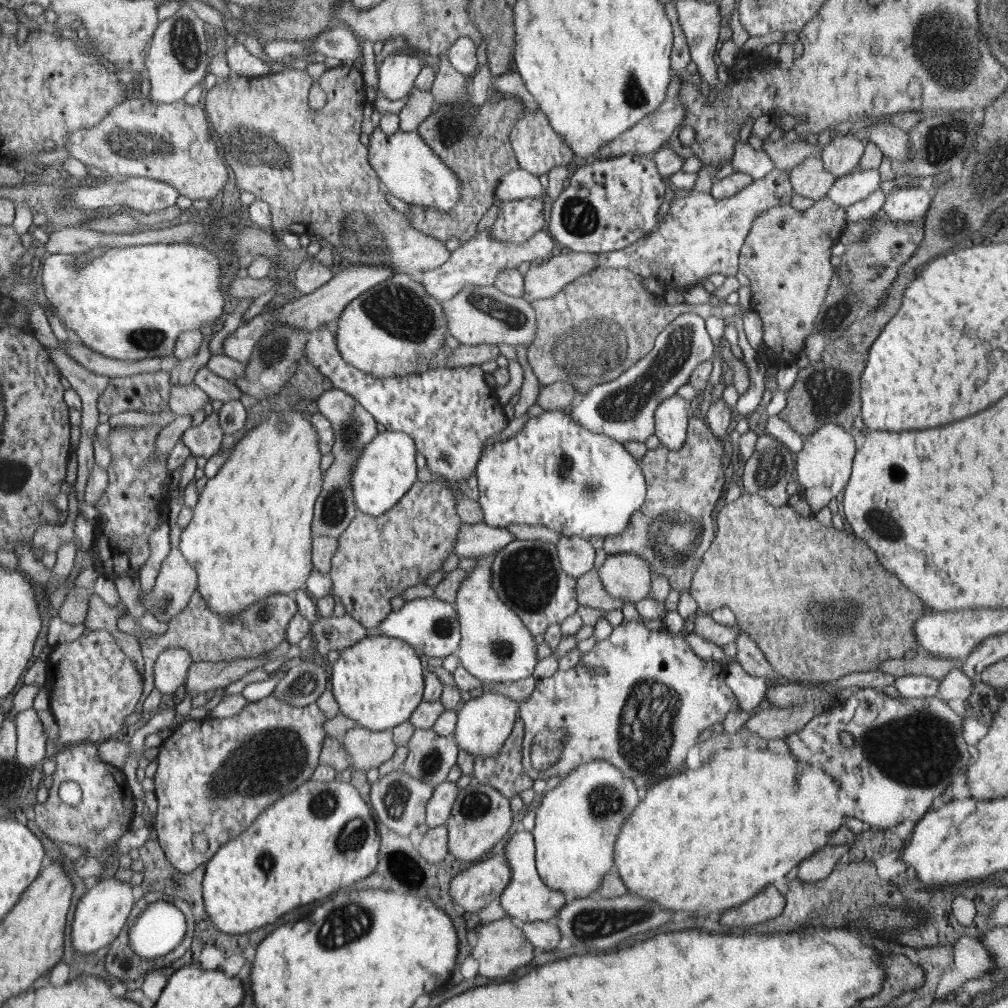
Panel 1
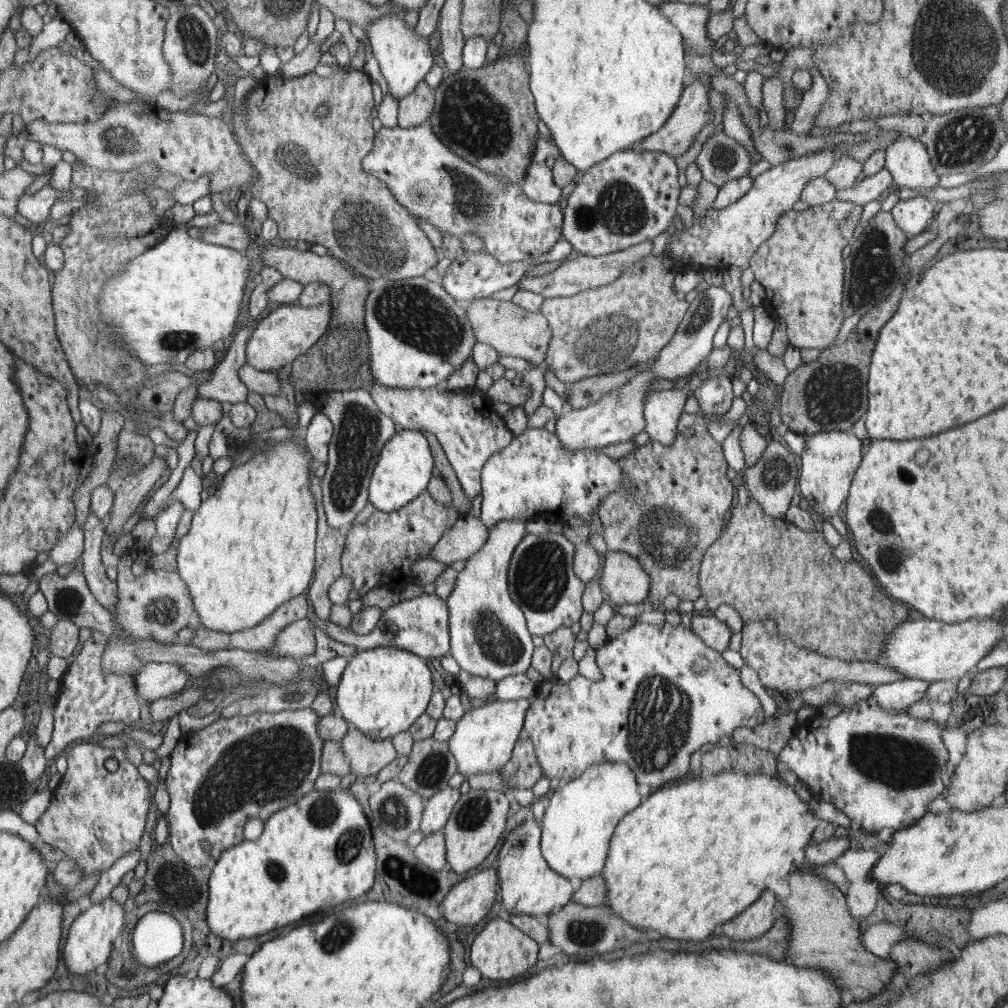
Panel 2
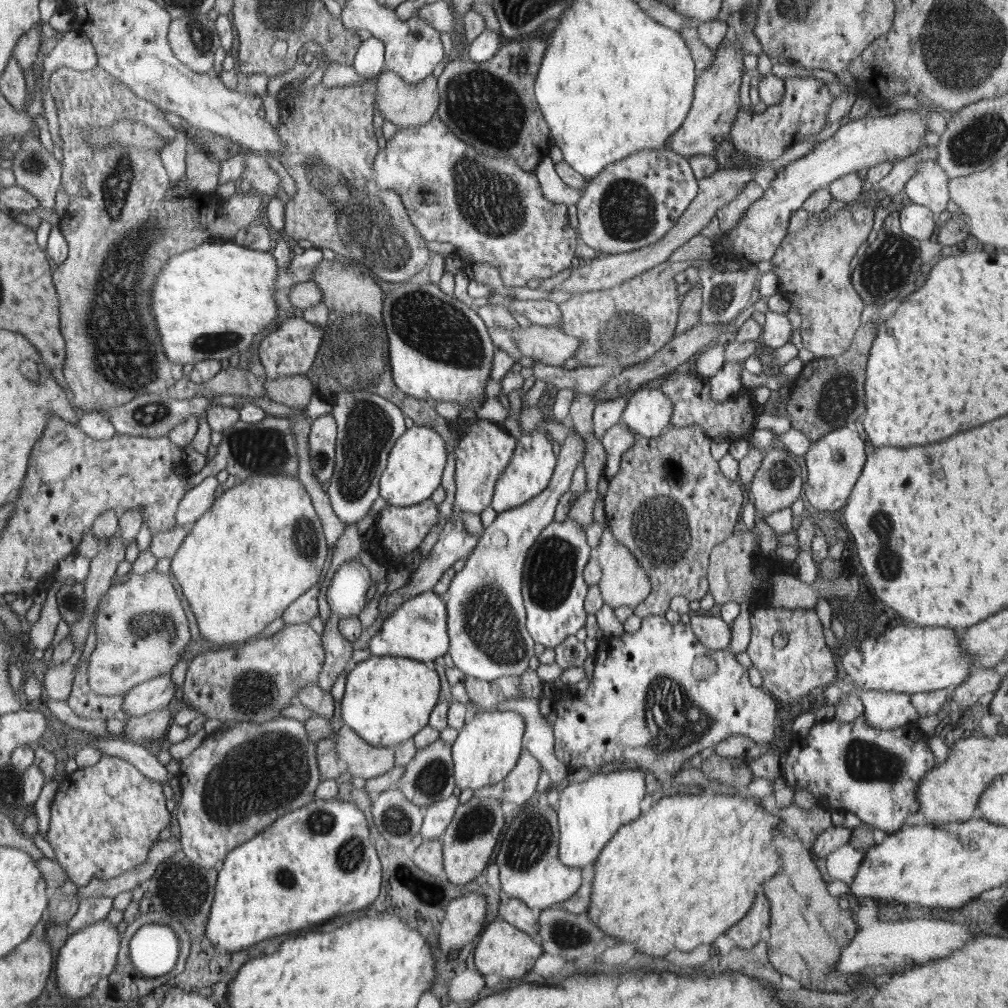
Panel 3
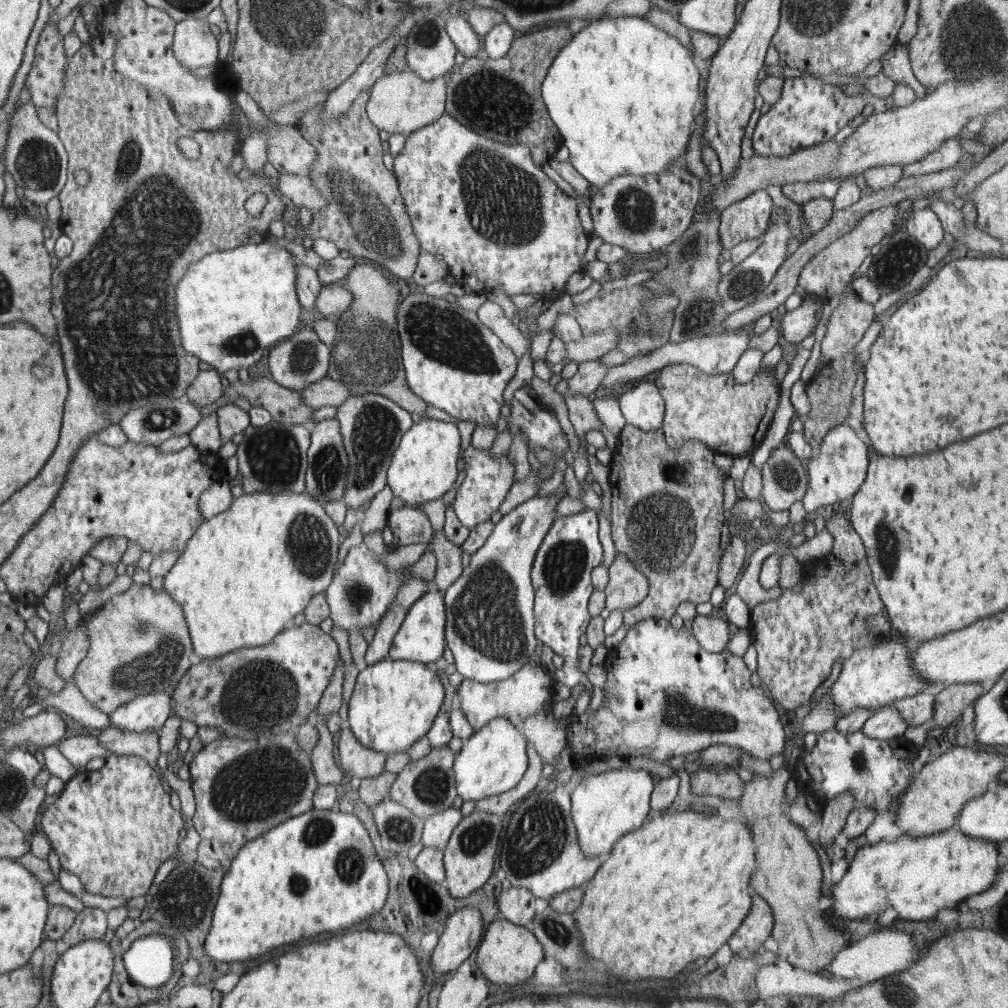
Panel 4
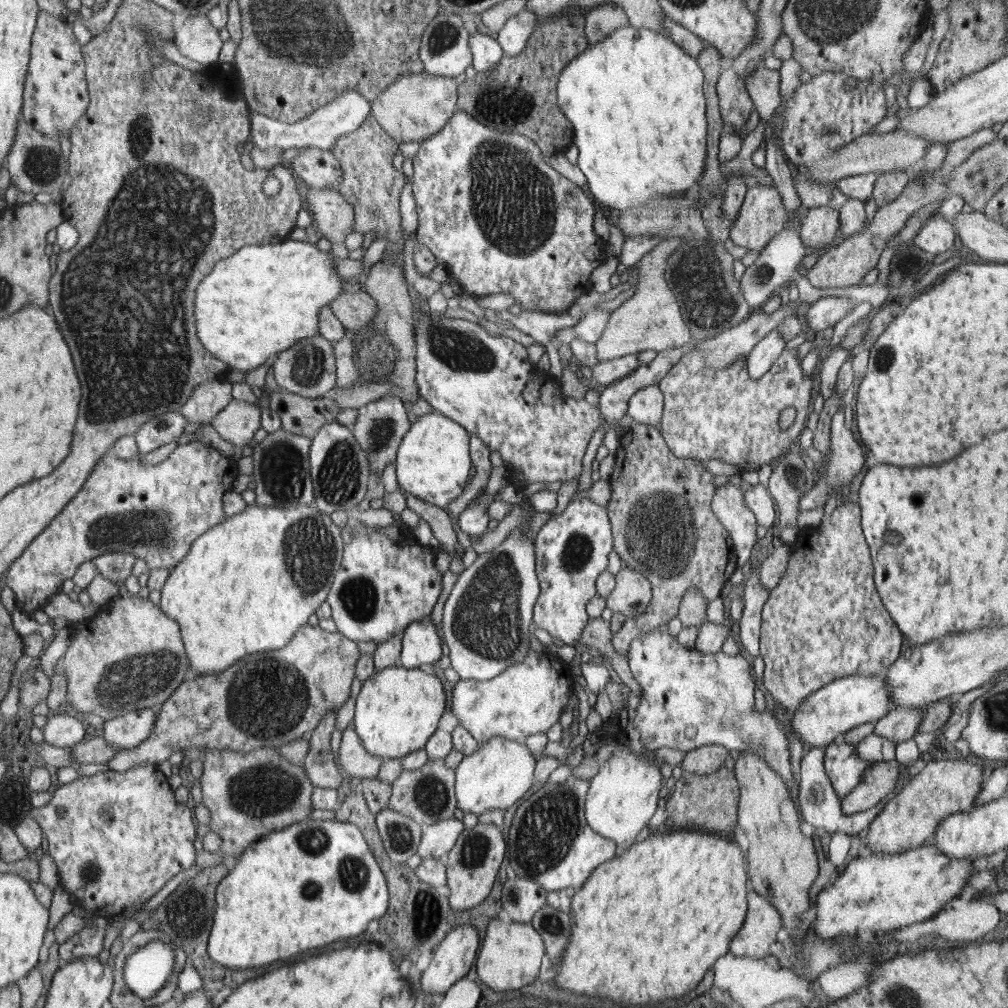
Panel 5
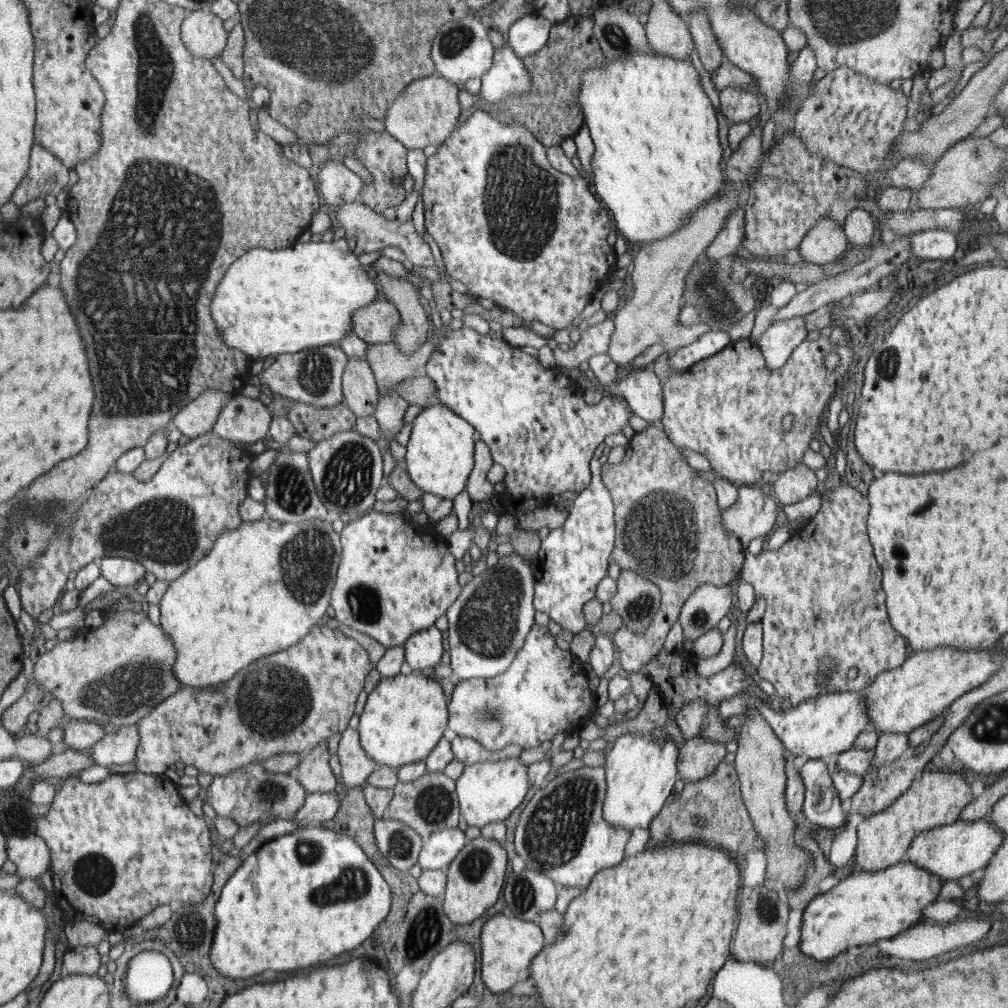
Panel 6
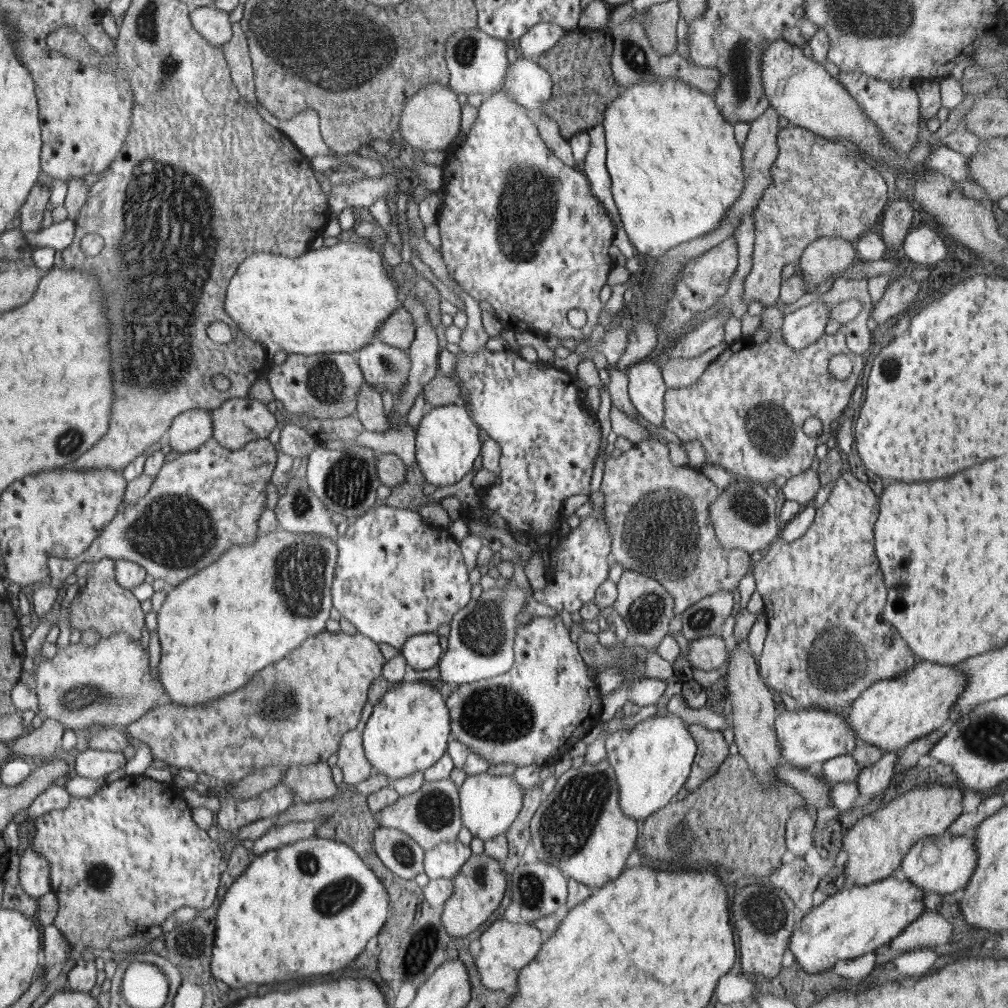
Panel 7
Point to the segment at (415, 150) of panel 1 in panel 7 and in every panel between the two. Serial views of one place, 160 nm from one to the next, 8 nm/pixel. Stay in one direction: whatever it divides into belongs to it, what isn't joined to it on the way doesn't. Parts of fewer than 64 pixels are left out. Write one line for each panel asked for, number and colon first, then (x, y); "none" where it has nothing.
2: (435, 185)
3: (489, 209)
4: (499, 221)
5: (489, 205)
6: (513, 229)
7: (519, 229)

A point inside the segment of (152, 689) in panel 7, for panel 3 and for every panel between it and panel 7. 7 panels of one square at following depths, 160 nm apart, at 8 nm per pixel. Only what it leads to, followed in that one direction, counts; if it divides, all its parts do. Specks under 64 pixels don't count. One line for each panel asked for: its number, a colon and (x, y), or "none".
3: (141, 628)
4: (139, 644)
5: (131, 655)
6: (120, 672)

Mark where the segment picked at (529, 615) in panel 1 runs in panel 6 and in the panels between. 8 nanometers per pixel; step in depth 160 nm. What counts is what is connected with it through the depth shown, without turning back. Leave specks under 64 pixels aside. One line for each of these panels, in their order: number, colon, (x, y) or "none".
2: (542, 582)
3: (553, 587)
4: (561, 573)
5: (571, 551)
6: (574, 558)

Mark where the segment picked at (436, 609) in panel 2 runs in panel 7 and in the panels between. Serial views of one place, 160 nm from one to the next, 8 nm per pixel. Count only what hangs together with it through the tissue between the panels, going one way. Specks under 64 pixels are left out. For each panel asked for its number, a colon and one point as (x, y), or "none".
3: (417, 629)
4: (421, 638)
5: (421, 644)
6: (424, 649)
7: (423, 651)

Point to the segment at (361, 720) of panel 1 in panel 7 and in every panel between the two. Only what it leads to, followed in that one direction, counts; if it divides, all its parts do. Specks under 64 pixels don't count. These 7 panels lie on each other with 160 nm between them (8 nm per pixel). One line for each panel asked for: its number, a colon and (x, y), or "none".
2: (382, 692)
3: (388, 699)
4: (394, 703)
5: (398, 709)
6: (405, 716)
7: (408, 731)

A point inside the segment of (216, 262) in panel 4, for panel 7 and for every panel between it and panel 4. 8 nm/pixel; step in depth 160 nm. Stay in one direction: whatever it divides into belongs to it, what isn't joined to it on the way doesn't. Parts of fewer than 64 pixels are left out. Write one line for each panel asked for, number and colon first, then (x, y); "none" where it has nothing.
5: (258, 302)
6: (281, 301)
7: (334, 299)

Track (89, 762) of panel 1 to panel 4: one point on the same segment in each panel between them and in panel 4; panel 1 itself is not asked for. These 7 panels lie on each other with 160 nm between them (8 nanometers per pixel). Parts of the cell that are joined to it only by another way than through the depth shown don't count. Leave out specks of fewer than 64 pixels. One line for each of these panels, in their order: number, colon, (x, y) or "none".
2: (95, 817)
3: (105, 819)
4: (113, 827)

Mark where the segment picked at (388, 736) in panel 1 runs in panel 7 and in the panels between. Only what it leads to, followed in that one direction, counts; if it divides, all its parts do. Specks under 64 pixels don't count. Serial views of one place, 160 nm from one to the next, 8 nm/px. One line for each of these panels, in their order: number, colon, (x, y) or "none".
2: (368, 756)
3: (360, 759)
4: (356, 759)
5: (355, 759)
6: (356, 766)
7: (355, 767)

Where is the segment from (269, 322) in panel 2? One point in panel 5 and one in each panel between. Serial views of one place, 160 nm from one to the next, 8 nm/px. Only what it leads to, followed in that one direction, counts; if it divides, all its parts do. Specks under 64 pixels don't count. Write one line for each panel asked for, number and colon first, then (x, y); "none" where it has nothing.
3: (291, 350)
4: (303, 359)
5: (308, 368)

